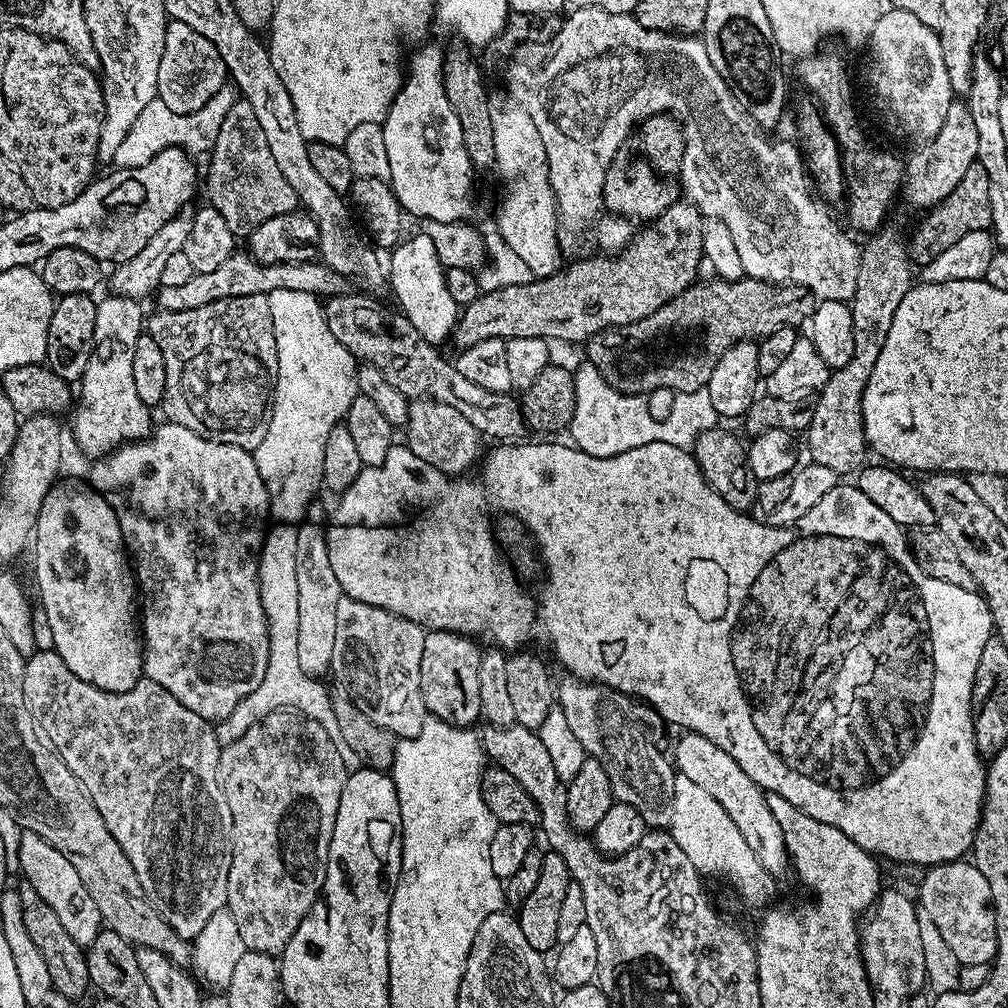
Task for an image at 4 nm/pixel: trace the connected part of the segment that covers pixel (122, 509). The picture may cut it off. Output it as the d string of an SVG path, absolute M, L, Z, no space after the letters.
M171 422L157 427L155 431L142 440L129 442L112 449L107 456L101 456L92 468L90 483L114 510L118 518L118 526L122 530L124 547L130 557L132 571L136 577L138 589L138 612L142 617L142 643L144 650L144 676L158 682L162 690L170 690L186 710L194 710L202 719L219 722L228 717L246 698L262 684L266 678L266 666L270 654L268 641L268 619L262 610L260 583L258 582L258 553L264 539L266 525L270 520L270 497L262 474L258 474L258 466L254 462L252 452L242 446L230 446L222 442L214 442L194 434L194 430L186 430L186 426L178 426Z

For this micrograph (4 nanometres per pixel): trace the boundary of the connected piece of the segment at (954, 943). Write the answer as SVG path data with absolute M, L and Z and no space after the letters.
M961 858L945 864L934 864L927 869L920 884L919 907L930 914L930 919L945 940L946 946L958 958L961 966L966 964L991 965L996 958L998 934L996 933L996 912L992 909L990 882L978 870L975 862Z

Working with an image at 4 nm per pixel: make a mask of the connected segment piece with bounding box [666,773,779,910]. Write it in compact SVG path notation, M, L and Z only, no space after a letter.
M677 773L674 782L674 798L669 808L667 829L694 863L701 875L714 874L728 878L741 898L750 906L767 909L775 900L779 881L772 876L754 855L730 816L702 786L690 782L686 775Z

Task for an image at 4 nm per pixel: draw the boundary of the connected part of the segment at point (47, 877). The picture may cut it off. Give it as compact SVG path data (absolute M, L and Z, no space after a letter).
M27 830L19 833L20 841L14 844L14 860L20 863L20 872L23 879L34 890L38 890L39 896L46 901L50 910L58 914L58 919L62 921L62 927L70 933L70 938L82 946L87 946L98 938L102 930L102 921L98 914L98 906L94 906L94 898L90 898L90 890L82 886L82 878L78 878L78 870L70 866L70 858L62 854L46 838Z

